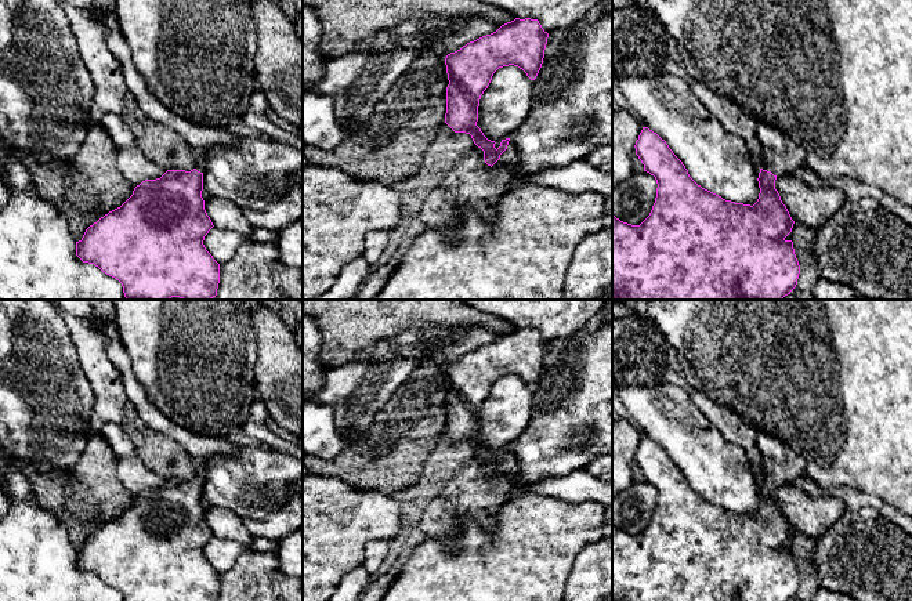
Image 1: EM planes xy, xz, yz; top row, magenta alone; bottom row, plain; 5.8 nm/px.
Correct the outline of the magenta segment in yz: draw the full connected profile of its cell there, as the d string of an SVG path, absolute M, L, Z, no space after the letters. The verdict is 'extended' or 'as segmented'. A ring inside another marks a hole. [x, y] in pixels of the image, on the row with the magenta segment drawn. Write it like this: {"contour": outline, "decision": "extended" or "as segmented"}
{"contour": "M759 122L756 134L764 149L764 166L757 178L759 199L750 206L725 200L698 185L666 141L643 127L634 148L644 171L656 180L656 198L649 216L640 225L612 216L612 300L782 300L790 294L797 285L800 265L793 242L785 238L795 221L775 189L775 180L806 166L807 153L767 123Z", "decision": "extended"}

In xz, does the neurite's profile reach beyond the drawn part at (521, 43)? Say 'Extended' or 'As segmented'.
Extended

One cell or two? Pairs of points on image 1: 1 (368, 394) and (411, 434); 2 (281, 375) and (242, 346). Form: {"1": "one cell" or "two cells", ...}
{"1": "two cells", "2": "two cells"}

